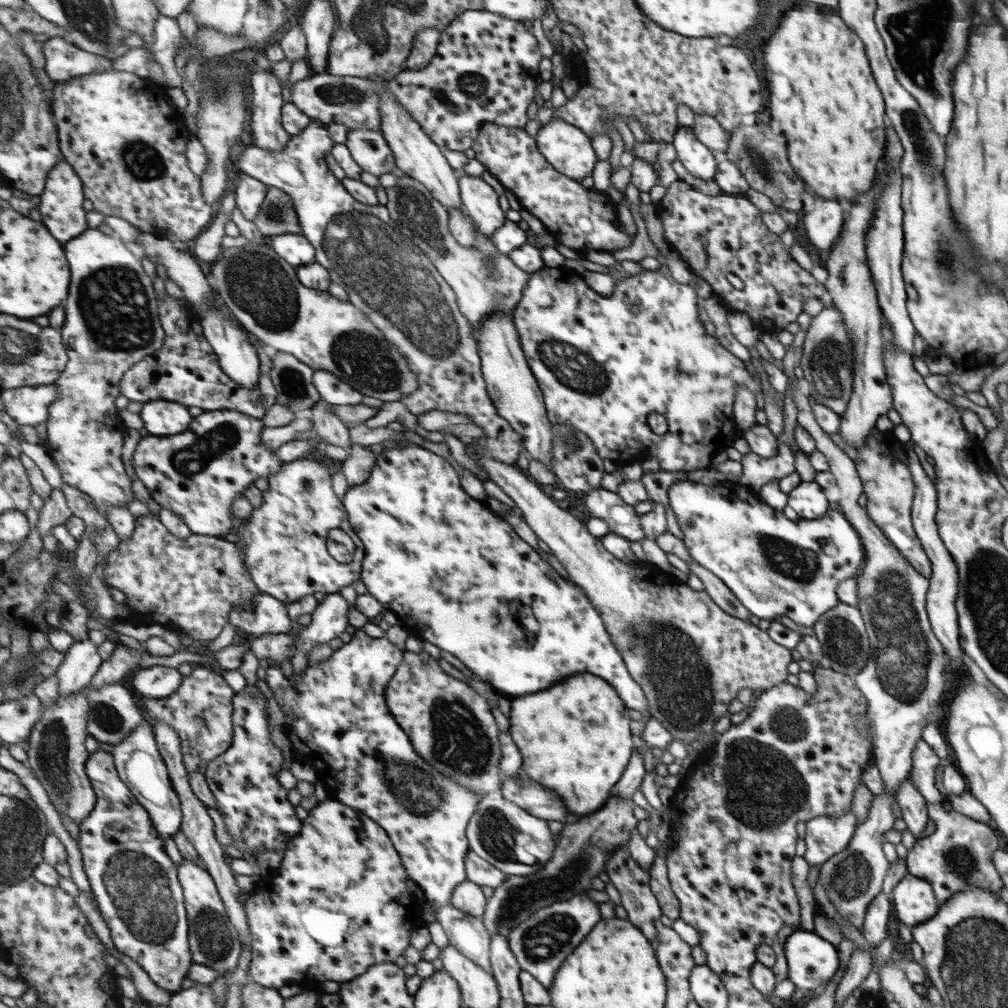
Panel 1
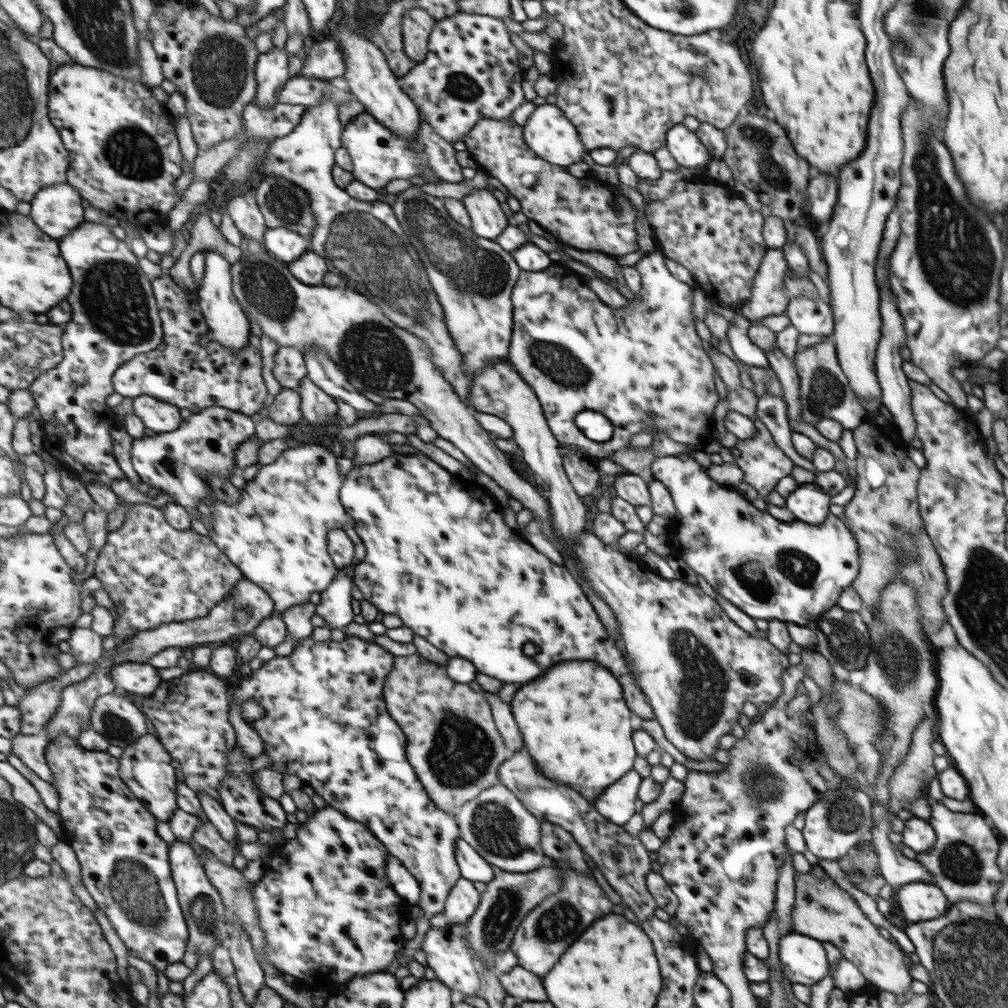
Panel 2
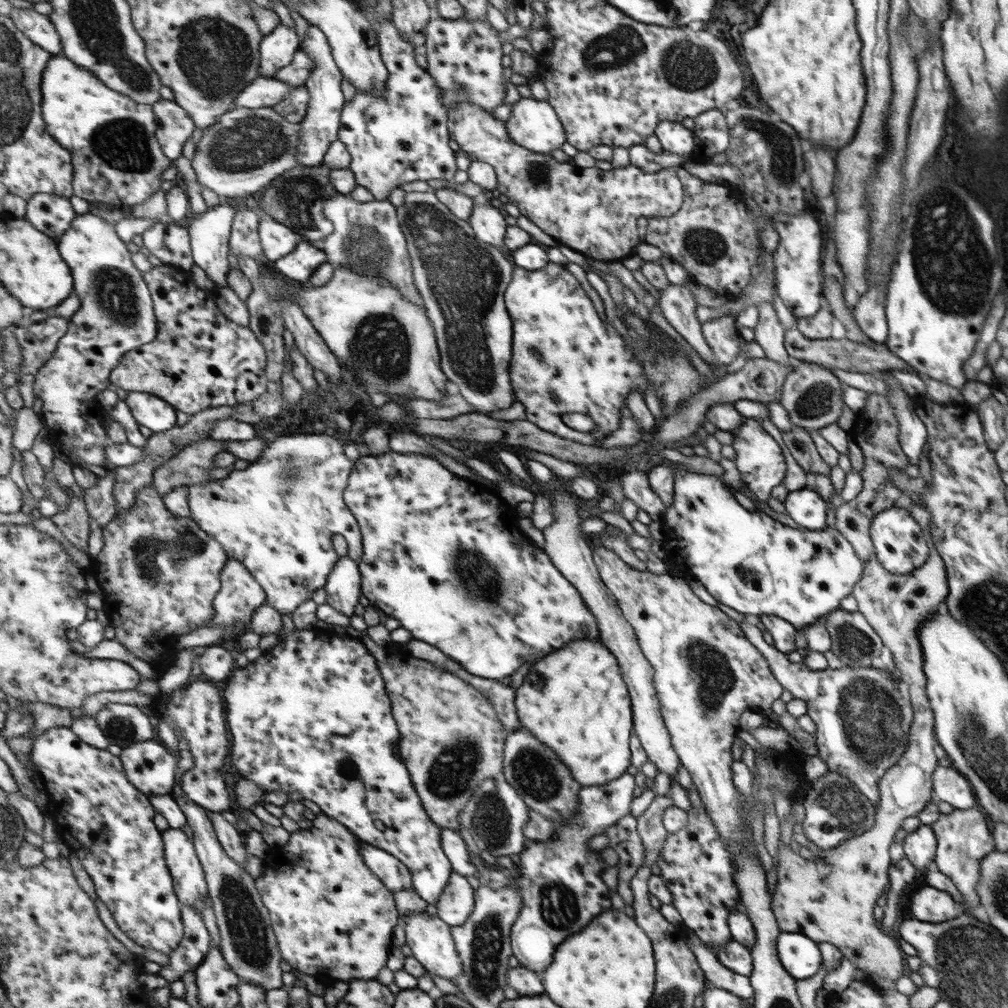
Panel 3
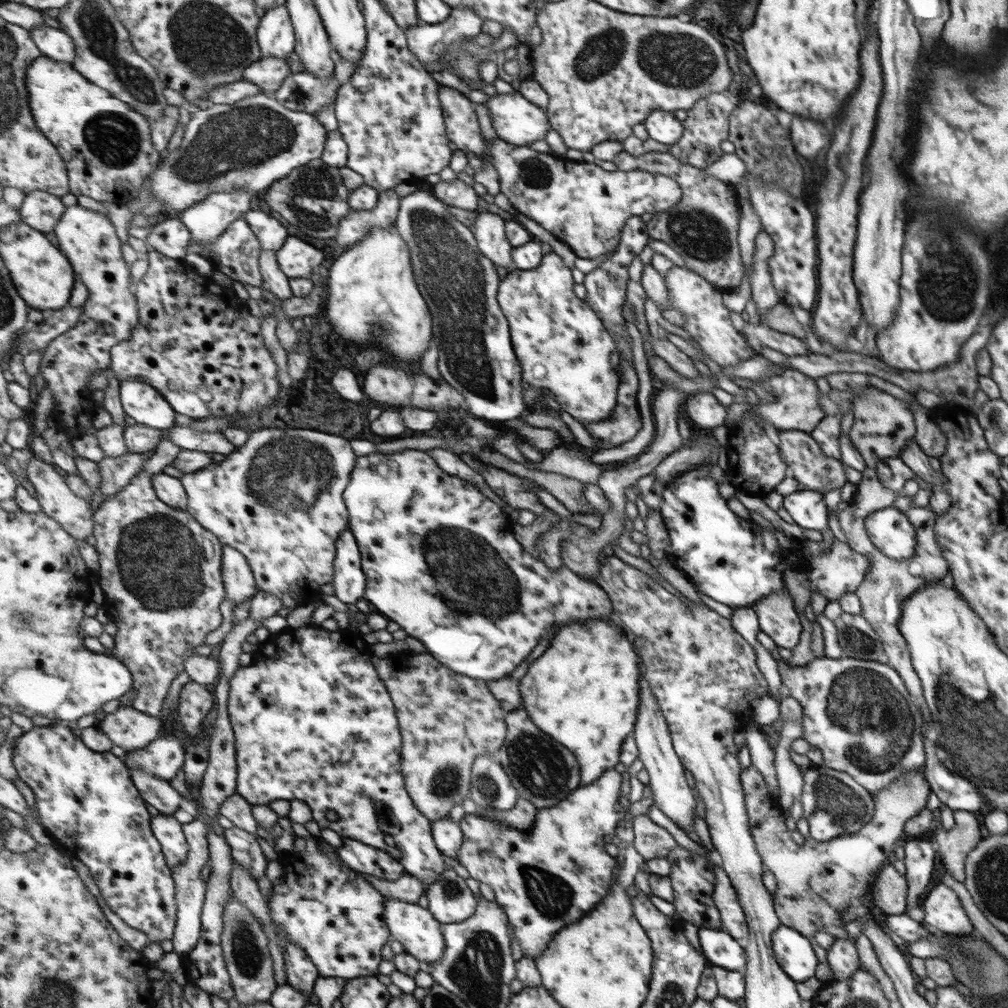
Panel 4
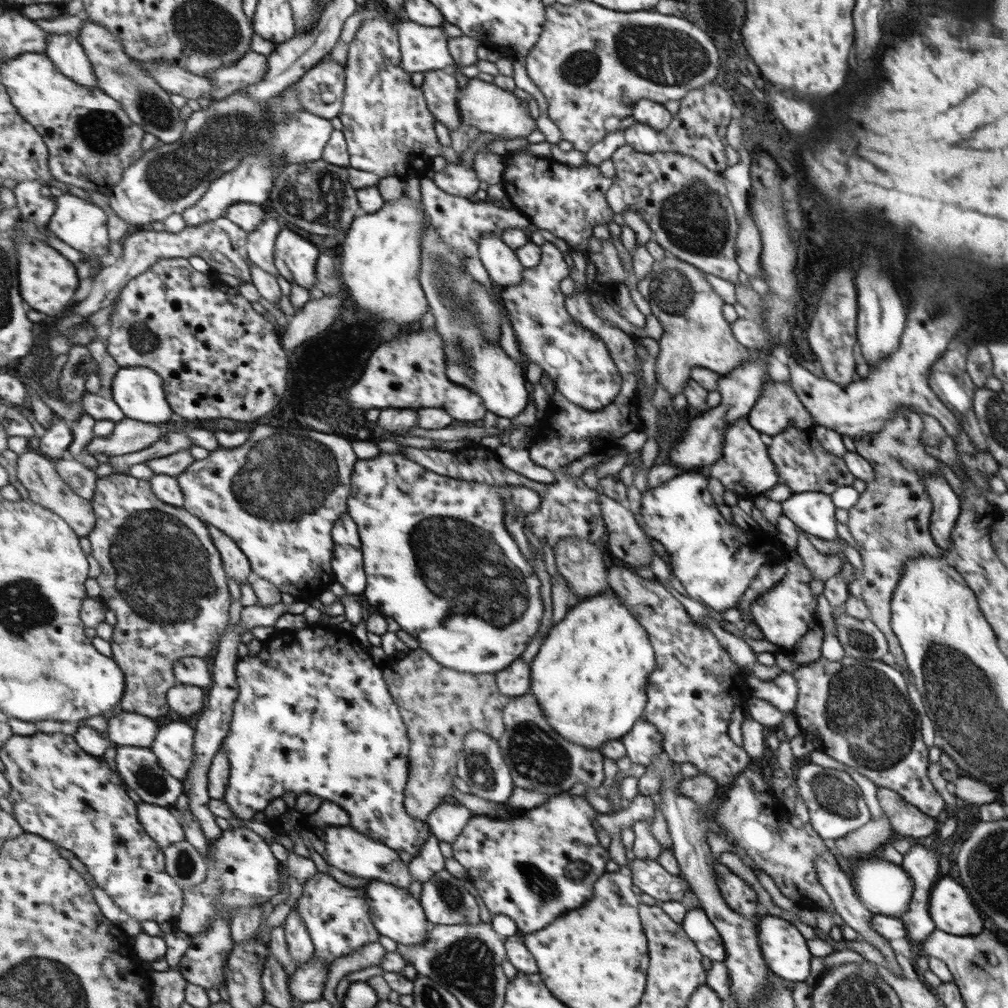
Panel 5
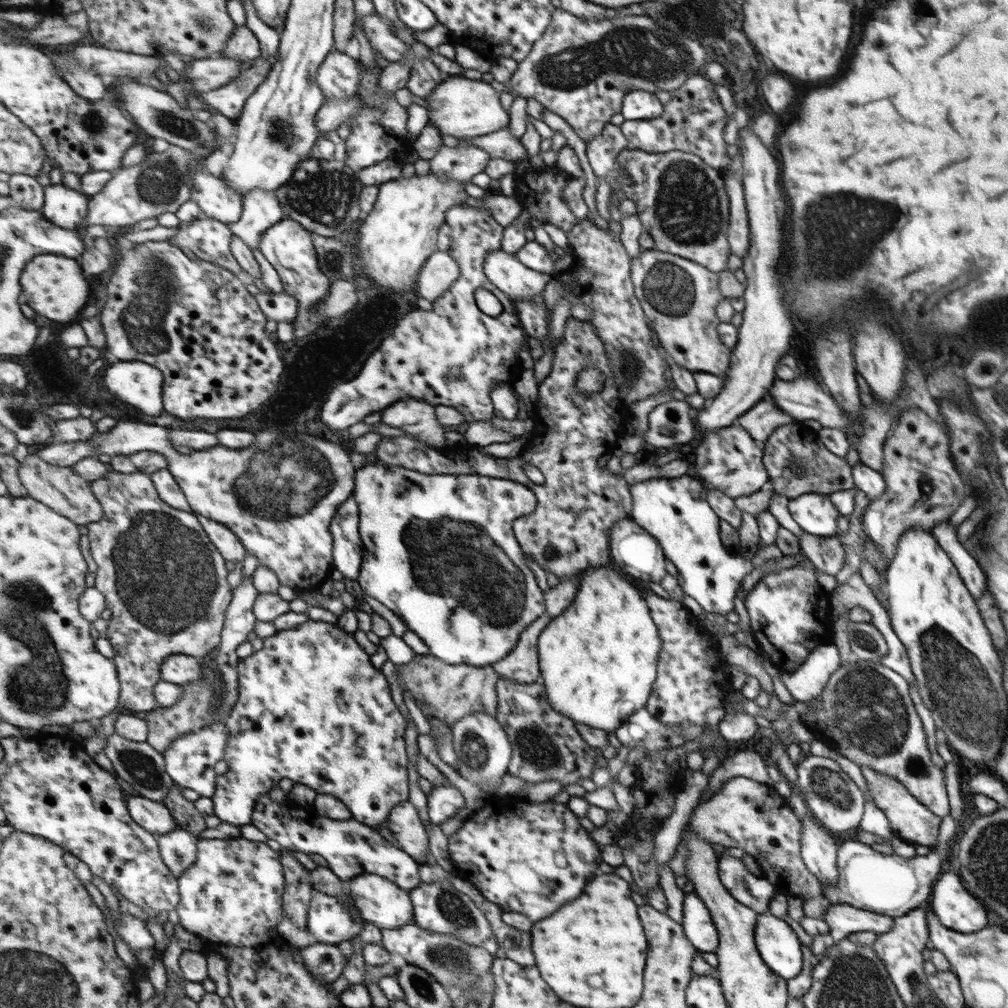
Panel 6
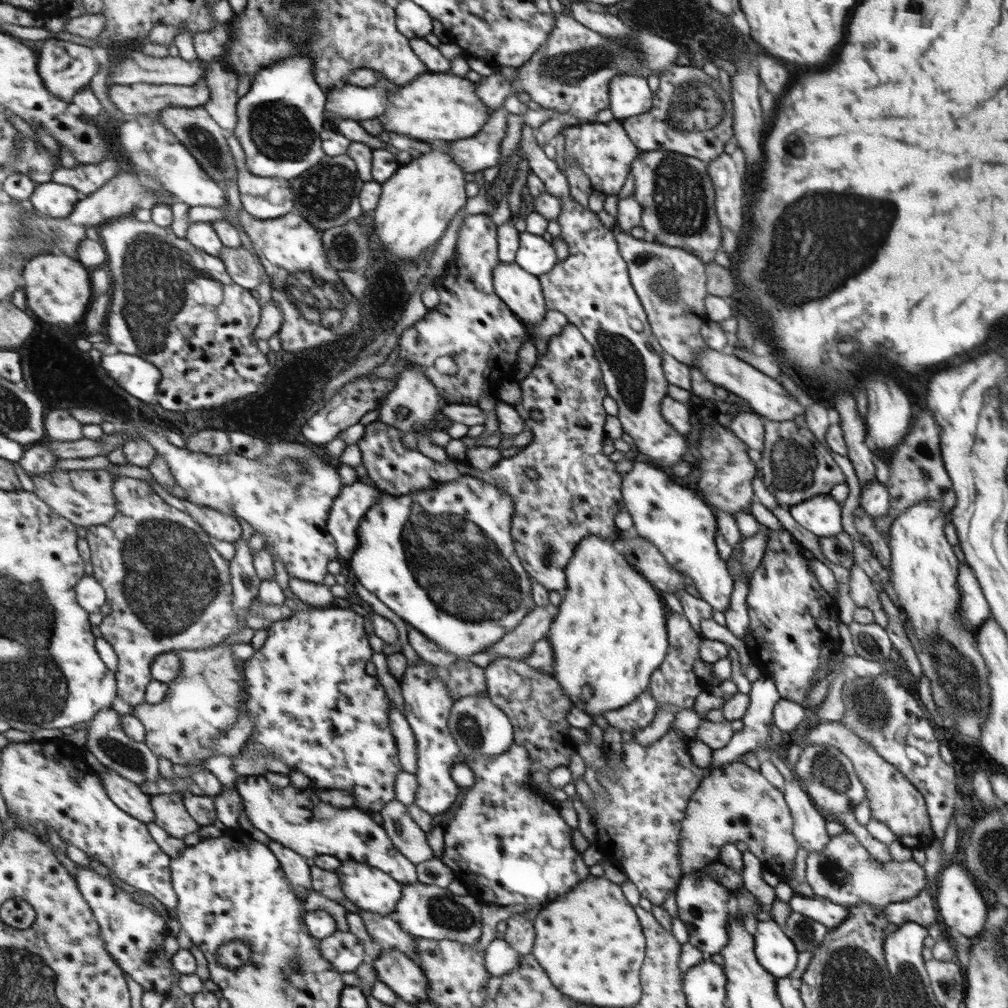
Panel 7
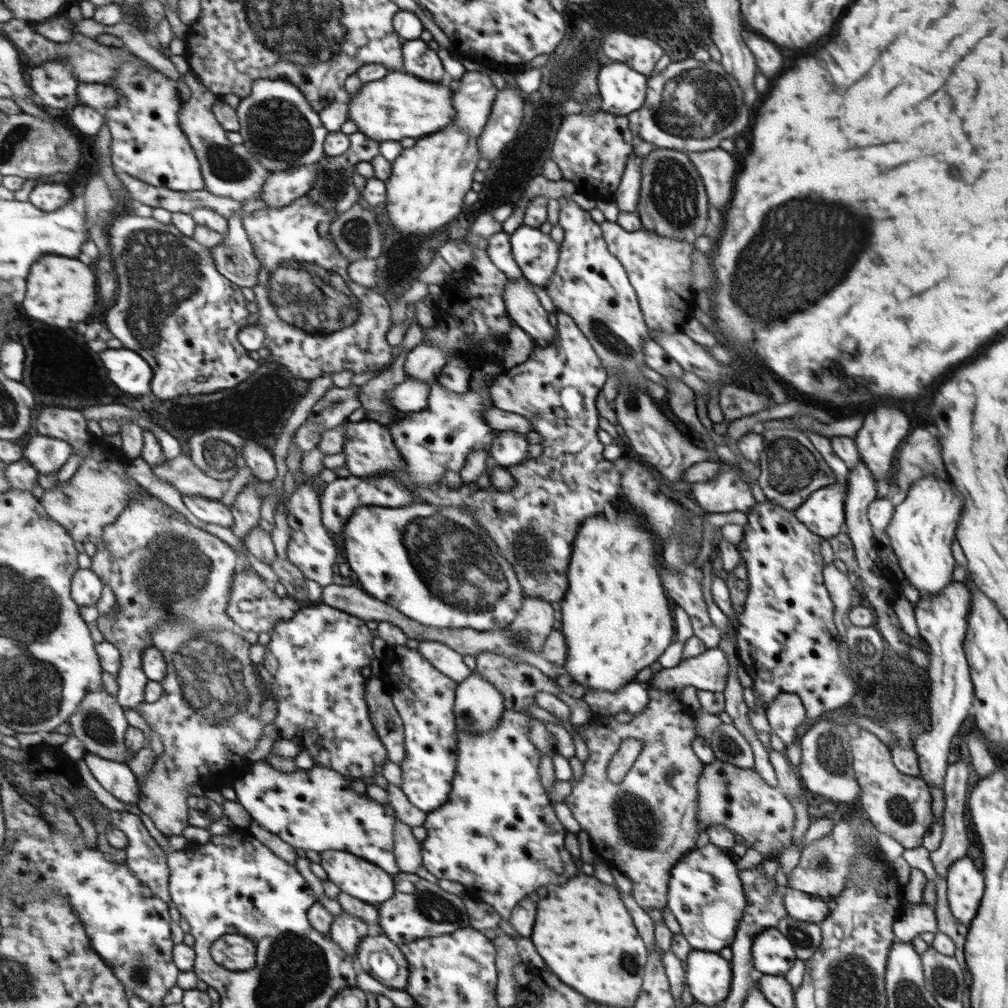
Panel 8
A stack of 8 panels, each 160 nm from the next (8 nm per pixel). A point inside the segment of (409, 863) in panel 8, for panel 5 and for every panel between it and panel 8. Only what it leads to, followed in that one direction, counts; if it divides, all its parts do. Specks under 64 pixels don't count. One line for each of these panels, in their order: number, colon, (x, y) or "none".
5: (441, 706)
6: (405, 824)
7: (406, 834)

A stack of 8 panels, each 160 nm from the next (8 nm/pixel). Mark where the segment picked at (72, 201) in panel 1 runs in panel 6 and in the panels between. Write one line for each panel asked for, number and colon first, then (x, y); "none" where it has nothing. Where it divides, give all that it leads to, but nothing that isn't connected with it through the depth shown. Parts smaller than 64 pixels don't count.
2: (58, 209)
3: (53, 214)
4: (42, 210)
5: (34, 199)
6: (27, 192)

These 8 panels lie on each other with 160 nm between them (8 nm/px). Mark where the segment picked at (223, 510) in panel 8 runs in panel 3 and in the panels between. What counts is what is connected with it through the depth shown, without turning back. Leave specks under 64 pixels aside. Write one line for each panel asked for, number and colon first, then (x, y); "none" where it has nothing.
3: (241, 595)
4: (240, 583)
5: (237, 565)
6: (229, 544)
7: (221, 526)

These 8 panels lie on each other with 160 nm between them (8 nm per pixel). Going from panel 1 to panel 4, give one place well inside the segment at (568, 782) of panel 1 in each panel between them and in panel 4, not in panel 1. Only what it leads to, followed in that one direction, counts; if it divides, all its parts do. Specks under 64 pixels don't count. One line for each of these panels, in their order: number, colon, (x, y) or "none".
2: (575, 720)
3: (584, 716)
4: (584, 691)

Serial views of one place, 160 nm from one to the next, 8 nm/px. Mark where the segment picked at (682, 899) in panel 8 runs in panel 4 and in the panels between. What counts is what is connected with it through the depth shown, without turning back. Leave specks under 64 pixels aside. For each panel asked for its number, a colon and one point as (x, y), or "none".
4: (722, 950)
5: (699, 928)
6: (700, 929)
7: (701, 901)

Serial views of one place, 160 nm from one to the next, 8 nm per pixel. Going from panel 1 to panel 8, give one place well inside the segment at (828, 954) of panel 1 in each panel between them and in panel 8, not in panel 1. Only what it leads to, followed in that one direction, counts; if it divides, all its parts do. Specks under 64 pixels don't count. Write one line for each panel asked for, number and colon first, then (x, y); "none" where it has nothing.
2: (802, 958)
3: (799, 956)
4: (792, 951)
5: (783, 948)
6: (777, 944)
7: (775, 952)
8: (772, 954)

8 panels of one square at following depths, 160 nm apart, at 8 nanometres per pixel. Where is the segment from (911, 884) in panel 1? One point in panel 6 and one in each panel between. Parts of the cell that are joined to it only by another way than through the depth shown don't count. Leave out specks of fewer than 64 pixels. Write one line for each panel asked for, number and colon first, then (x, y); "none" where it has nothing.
2: (919, 901)
3: (927, 904)
4: (940, 907)
5: (951, 911)
6: (954, 908)

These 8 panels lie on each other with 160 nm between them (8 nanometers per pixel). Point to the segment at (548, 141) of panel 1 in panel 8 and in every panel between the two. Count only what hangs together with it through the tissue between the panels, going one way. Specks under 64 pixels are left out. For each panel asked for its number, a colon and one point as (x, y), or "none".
2: (549, 133)
3: (534, 124)
4: (517, 120)
5: (487, 107)
6: (461, 107)
7: (437, 107)
8: (401, 105)

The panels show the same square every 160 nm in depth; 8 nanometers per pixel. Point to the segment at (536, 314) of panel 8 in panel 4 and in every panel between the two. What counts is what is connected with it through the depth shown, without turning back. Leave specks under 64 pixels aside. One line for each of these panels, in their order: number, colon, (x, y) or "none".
4: (490, 228)
5: (503, 264)
6: (522, 284)
7: (522, 291)

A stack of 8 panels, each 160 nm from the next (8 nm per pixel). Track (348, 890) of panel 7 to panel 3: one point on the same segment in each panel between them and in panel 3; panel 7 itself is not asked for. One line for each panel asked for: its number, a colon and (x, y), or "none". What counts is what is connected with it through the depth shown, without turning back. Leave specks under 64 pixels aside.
3: (430, 938)
4: (417, 929)
5: (397, 915)
6: (383, 903)

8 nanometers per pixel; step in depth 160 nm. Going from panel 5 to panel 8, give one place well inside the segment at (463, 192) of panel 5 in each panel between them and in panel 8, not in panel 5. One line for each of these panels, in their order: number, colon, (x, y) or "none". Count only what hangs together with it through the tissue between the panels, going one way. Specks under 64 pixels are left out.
6: (463, 162)
7: (483, 151)
8: (509, 113)

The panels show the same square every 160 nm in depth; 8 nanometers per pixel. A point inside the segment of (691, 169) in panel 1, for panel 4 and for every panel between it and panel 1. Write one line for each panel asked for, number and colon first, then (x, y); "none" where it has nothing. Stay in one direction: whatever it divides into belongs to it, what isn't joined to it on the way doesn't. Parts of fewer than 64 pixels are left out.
2: (686, 149)
3: (675, 139)
4: (662, 127)

